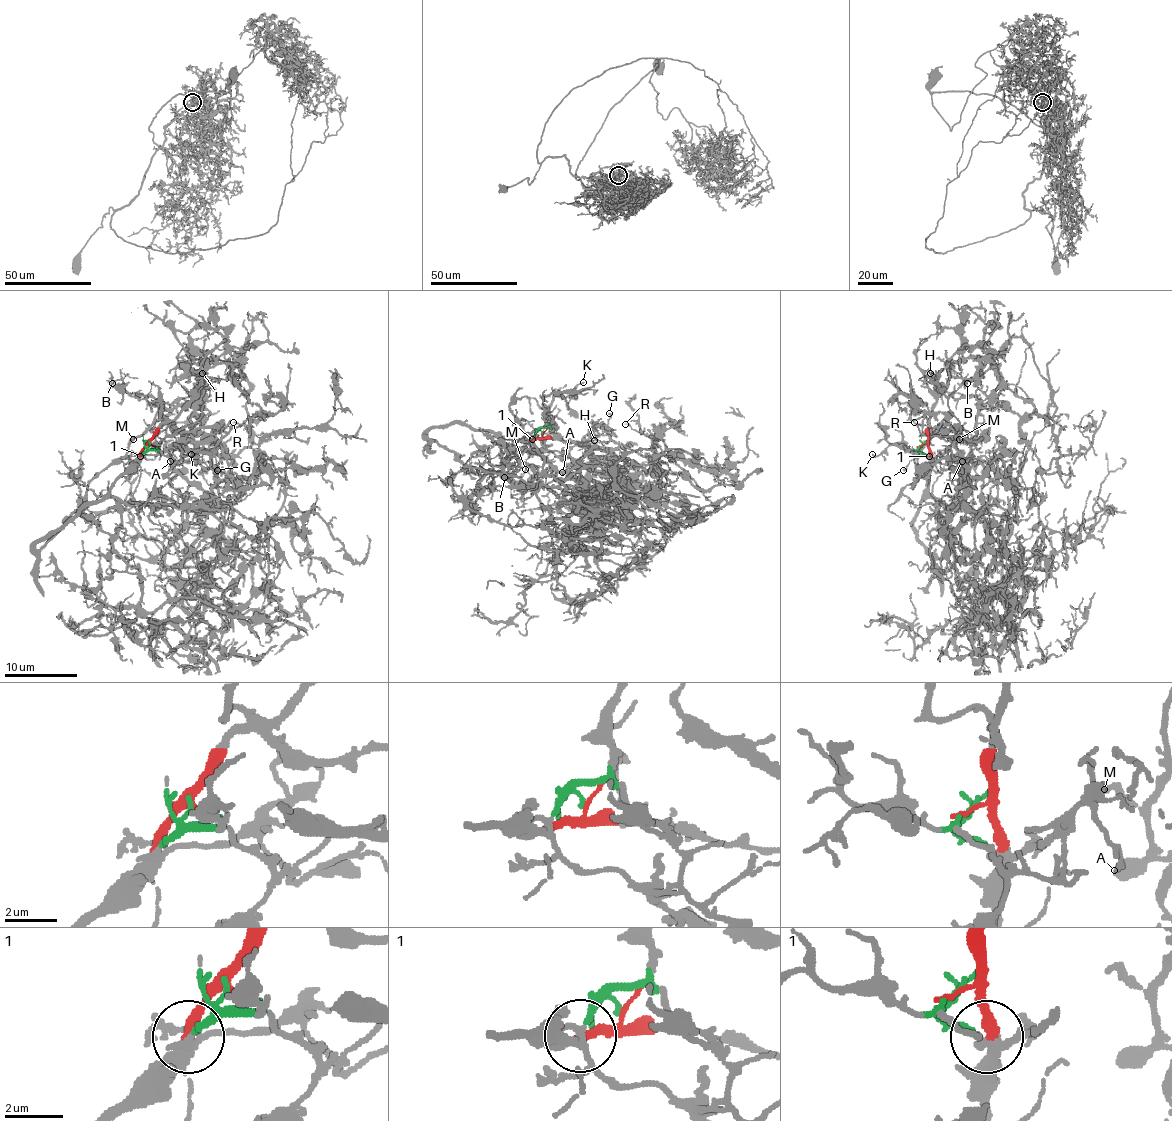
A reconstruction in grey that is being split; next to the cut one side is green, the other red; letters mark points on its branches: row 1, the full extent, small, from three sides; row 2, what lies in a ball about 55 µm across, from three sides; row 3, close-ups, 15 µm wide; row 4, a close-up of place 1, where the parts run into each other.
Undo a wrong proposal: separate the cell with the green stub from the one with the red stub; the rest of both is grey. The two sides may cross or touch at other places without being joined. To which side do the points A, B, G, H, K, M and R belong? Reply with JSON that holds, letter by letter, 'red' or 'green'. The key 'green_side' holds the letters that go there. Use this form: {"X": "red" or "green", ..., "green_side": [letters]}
{"A": "red", "B": "red", "G": "red", "H": "red", "K": "red", "M": "red", "R": "red", "green_side": []}

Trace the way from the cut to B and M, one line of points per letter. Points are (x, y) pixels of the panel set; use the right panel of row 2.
B: (924, 443), (929, 490), (913, 524), (929, 548), (966, 488), (962, 466), (980, 401), (951, 396), (968, 383)
M: (924, 443), (929, 490), (913, 524), (915, 537), (929, 548), (966, 488), (962, 466), (971, 448), (958, 439)

